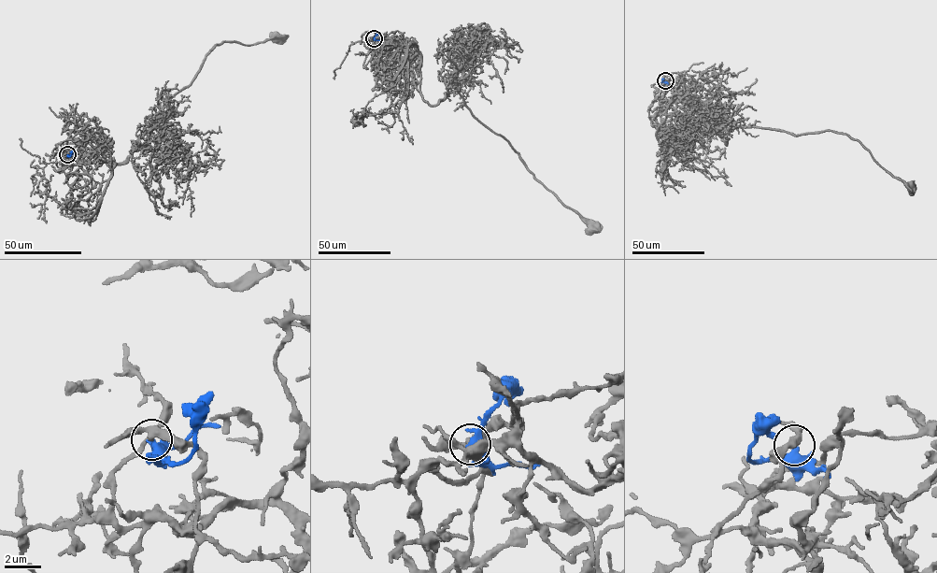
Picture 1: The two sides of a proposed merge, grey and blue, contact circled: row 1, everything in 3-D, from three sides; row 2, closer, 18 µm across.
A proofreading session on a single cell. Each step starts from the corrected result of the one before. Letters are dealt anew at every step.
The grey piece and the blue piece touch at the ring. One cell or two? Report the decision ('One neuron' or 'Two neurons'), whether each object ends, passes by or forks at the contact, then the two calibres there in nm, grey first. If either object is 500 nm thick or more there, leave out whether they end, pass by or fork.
Two neurons. At the ring grey passes by. At the ring blue forks. Thickness 360 nm (grey) against 320 nm

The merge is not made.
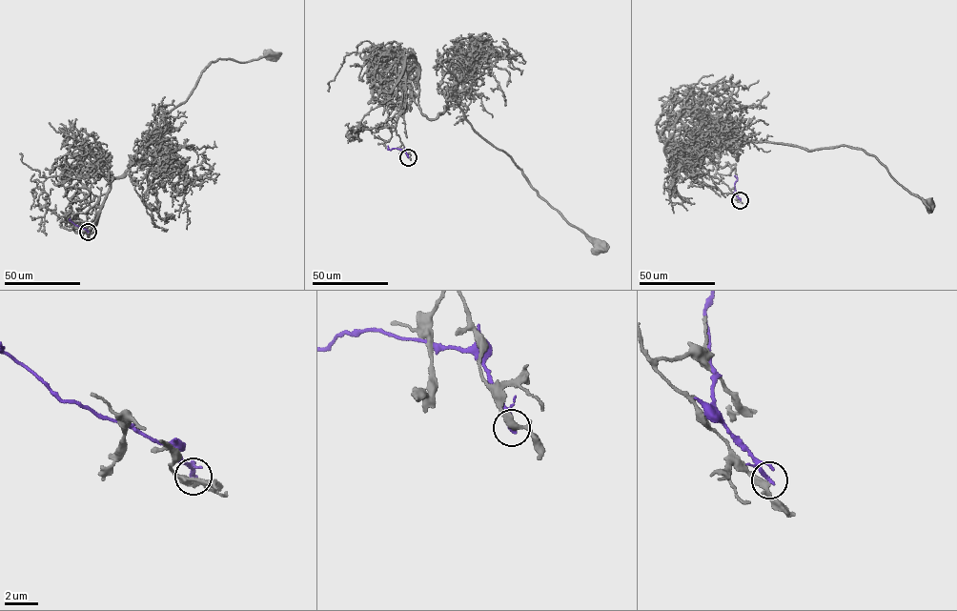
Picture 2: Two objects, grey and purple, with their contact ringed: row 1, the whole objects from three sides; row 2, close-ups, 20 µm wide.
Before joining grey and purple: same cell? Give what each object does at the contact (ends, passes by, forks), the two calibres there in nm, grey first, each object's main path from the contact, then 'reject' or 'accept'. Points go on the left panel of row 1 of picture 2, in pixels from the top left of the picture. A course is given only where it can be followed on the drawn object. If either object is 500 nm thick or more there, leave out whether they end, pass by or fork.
grey passes by | purple ends | 340/240 nm | grey via (88, 232), (79, 225), (93, 227), (108, 171), (120, 176), (132, 165), (205, 67), (272, 55) | purple via (88, 232), (70, 218) | reject

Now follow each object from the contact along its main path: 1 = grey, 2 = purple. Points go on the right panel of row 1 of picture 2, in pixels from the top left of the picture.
1: (740, 200), (717, 177), (686, 171), (666, 140), (709, 135), (738, 159), (742, 142), (851, 146), (930, 206)
2: (740, 200), (735, 193), (735, 174)

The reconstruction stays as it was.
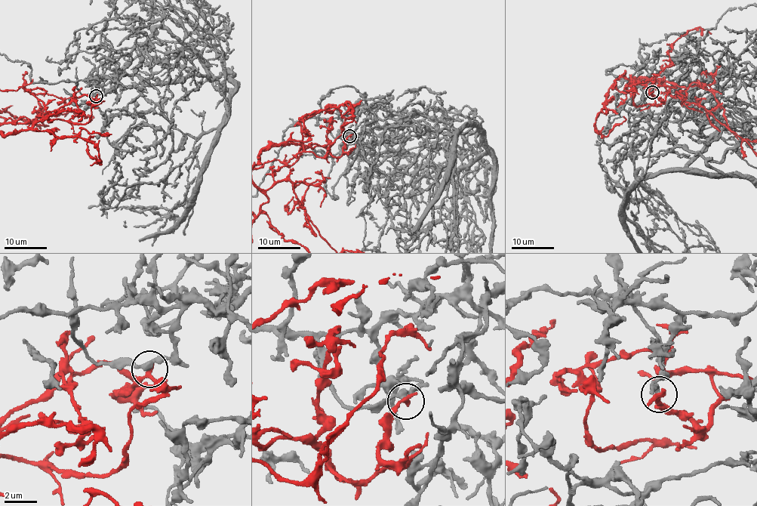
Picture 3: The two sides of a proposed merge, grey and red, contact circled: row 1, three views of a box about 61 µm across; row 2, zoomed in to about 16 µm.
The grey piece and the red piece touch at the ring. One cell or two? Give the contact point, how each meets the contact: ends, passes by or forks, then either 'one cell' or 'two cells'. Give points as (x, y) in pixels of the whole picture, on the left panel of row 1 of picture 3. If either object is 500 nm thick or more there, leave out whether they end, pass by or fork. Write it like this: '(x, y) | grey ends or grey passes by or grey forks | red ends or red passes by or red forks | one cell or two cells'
(96, 96) | grey passes by | red ends | one cell

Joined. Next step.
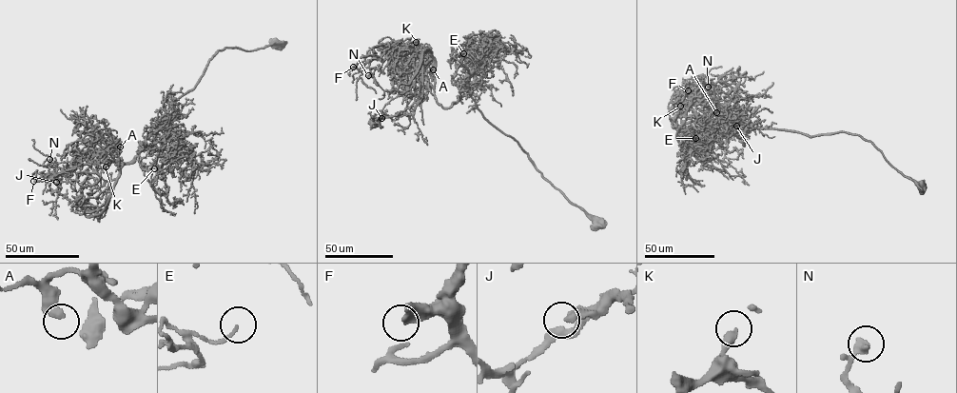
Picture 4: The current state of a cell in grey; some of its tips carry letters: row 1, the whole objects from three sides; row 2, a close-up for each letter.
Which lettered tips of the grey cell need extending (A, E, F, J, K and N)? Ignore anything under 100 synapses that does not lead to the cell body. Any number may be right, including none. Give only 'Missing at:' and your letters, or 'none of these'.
Missing at: F

